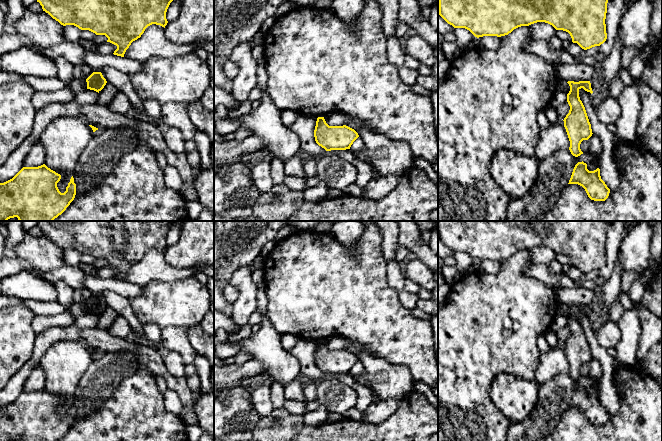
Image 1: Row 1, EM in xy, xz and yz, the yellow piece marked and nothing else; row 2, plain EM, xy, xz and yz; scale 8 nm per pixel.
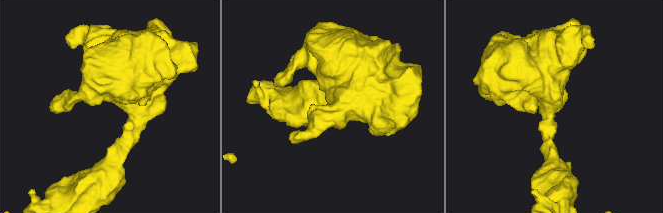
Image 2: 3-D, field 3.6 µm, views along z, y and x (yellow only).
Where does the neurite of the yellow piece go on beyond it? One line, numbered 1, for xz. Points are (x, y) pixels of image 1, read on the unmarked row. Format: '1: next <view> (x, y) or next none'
1: next none

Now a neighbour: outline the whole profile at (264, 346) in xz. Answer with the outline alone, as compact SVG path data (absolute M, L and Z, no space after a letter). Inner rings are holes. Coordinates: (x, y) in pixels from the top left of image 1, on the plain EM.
M258 288L257 310L263 314L263 321L257 332L253 333L249 338L238 342L237 346L239 353L250 354L251 360L258 361L260 364L265 366L263 376L267 383L270 385L279 383L286 386L300 375L301 363L298 358L281 346L281 335L274 329L266 316L267 305L268 302L265 288Z

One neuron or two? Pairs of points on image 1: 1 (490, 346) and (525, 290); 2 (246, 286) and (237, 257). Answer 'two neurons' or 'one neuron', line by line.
1: one neuron
2: two neurons

